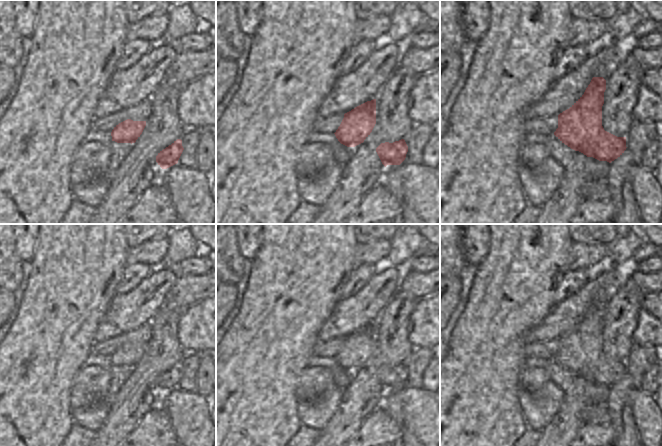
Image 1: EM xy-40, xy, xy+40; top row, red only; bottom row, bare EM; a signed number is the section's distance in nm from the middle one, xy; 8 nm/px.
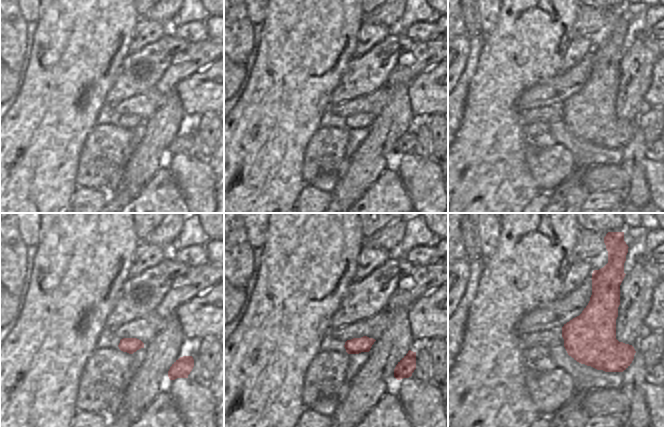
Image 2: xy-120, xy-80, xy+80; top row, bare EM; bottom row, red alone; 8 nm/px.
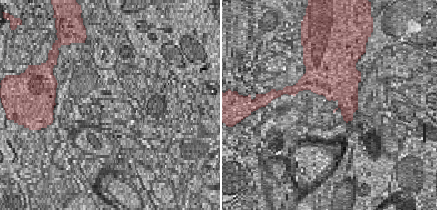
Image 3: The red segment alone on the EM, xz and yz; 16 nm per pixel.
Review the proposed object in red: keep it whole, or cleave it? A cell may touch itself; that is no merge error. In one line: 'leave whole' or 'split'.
leave whole

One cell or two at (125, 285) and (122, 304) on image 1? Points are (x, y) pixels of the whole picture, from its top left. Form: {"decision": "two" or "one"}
{"decision": "two"}

